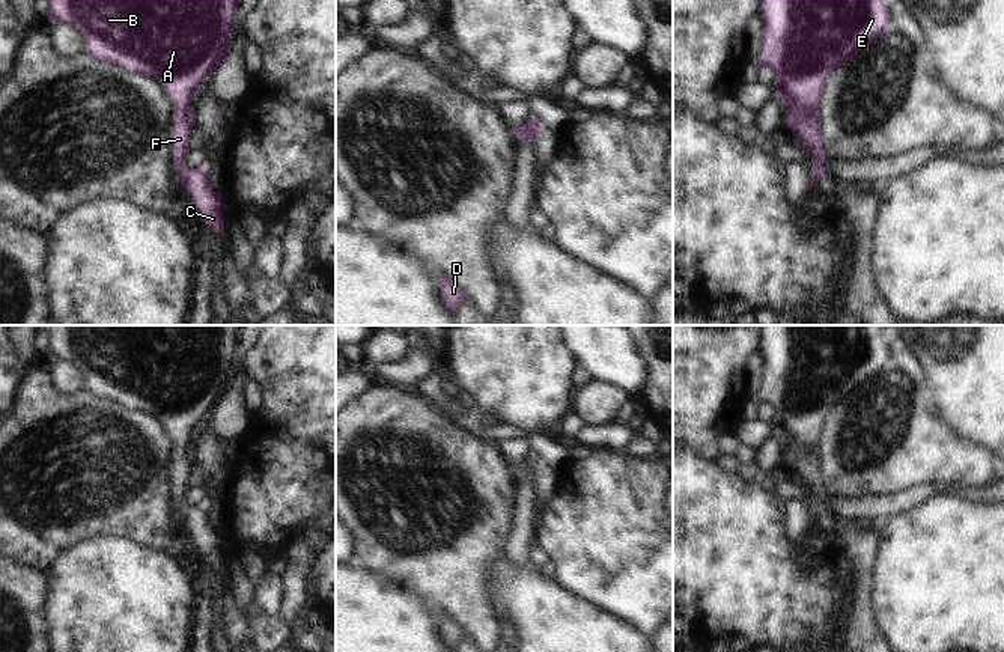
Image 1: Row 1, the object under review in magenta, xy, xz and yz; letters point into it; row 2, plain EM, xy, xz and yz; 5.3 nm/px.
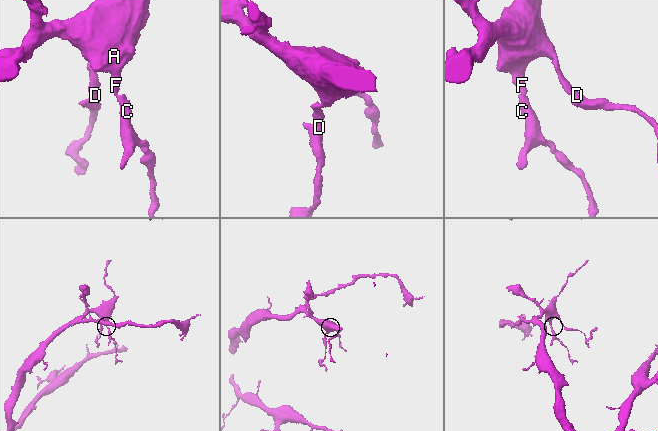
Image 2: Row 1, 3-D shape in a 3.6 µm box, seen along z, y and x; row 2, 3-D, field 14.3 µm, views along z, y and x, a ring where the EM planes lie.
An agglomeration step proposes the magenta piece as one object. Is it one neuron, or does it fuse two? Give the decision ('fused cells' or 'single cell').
single cell

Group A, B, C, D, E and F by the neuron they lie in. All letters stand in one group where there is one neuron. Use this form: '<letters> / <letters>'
A B C D E F

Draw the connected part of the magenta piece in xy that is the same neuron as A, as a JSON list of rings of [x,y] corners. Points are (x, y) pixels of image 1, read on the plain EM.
[[[41,325],[50,339],[50,358],[77,364],[86,375],[86,390],[126,408],[160,417],[175,440],[173,503],[182,510],[202,559],[212,568],[224,563],[221,533],[211,524],[206,504],[187,506],[185,492],[194,471],[191,435],[197,423],[215,410],[232,388],[230,370],[242,325]]]

